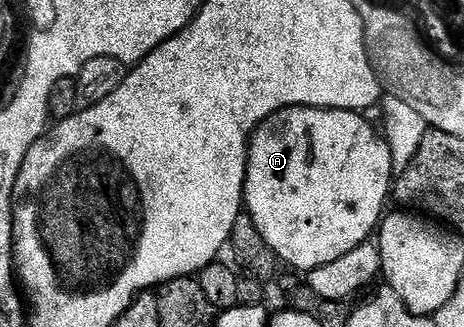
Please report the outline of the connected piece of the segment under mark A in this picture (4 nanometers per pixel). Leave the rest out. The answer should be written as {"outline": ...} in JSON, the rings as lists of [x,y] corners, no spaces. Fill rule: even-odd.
{"outline":[[[283,108],[275,112],[266,122],[256,128],[251,135],[251,147],[247,150],[247,177],[243,187],[243,202],[246,215],[253,218],[257,230],[261,230],[261,238],[274,250],[276,257],[288,264],[288,269],[299,274],[312,272],[317,266],[329,266],[329,262],[337,262],[337,258],[345,258],[357,246],[368,243],[373,233],[378,229],[384,215],[383,207],[387,204],[387,196],[393,192],[393,162],[389,154],[389,146],[381,135],[380,129],[375,128],[366,120],[366,115],[359,112],[349,112],[346,108]]]}

